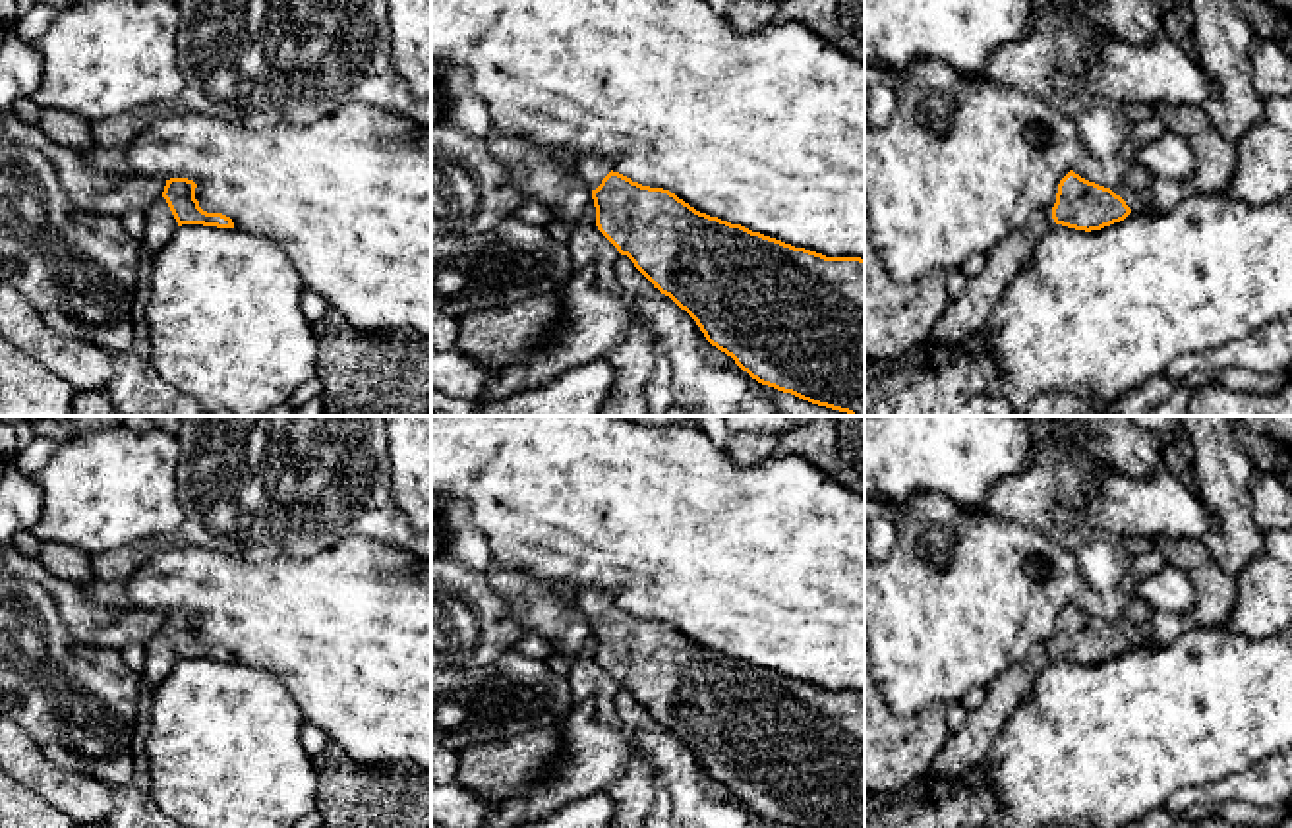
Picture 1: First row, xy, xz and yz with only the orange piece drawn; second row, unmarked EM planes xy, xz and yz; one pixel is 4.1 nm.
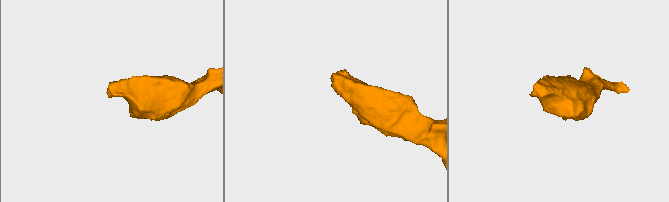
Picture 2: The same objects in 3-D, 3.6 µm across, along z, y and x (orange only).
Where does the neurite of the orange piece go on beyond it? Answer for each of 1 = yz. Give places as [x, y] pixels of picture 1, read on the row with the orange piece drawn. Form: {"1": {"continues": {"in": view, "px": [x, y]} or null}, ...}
{"1": {"continues": {"in": "yz", "px": [966, 314]}}}

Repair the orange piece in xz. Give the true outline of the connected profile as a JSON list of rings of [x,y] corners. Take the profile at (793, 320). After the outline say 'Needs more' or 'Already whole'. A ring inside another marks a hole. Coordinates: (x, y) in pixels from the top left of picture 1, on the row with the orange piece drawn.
[[[582,155],[574,168],[592,192],[598,230],[685,310],[706,340],[762,385],[849,416],[865,416],[865,259],[826,257],[696,211],[663,188],[615,172],[607,159]]]. Needs more

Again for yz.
[[[1070,170],[1058,184],[1054,207],[1037,211],[1023,226],[1002,240],[986,255],[983,271],[967,281],[957,298],[948,302],[925,344],[926,354],[934,346],[961,344],[984,327],[1039,238],[1052,226],[1062,224],[1091,232],[1120,222],[1130,213],[1126,201],[1110,188]]]. Needs more

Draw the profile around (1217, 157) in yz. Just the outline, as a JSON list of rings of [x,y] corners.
[[[1160,103],[1155,114],[1166,132],[1186,137],[1195,151],[1197,168],[1189,176],[1193,193],[1224,192],[1236,170],[1238,149],[1217,130],[1205,106]]]

